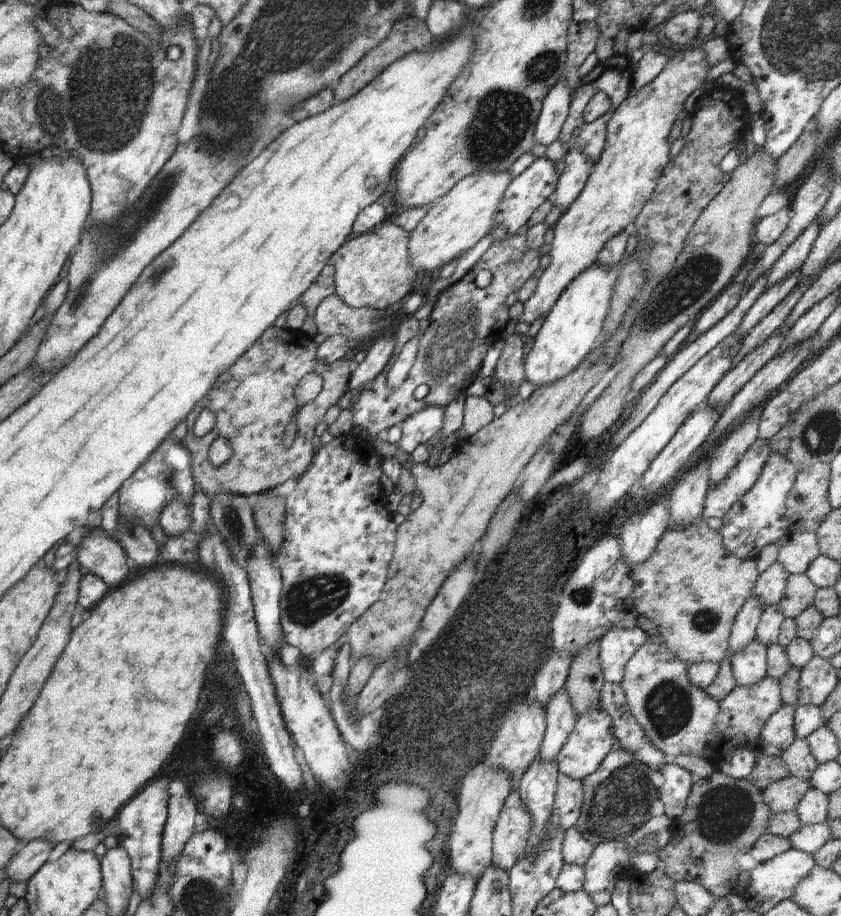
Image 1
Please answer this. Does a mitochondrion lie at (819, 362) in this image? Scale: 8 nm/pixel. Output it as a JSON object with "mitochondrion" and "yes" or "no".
{"mitochondrion":"no"}

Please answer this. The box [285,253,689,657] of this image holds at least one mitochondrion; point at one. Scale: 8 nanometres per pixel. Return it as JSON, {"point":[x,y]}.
{"point":[432,366]}

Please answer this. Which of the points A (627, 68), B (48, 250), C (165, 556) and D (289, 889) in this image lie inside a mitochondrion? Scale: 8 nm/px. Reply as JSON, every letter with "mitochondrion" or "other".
{"A":"other","B":"other","C":"other","D":"other"}

